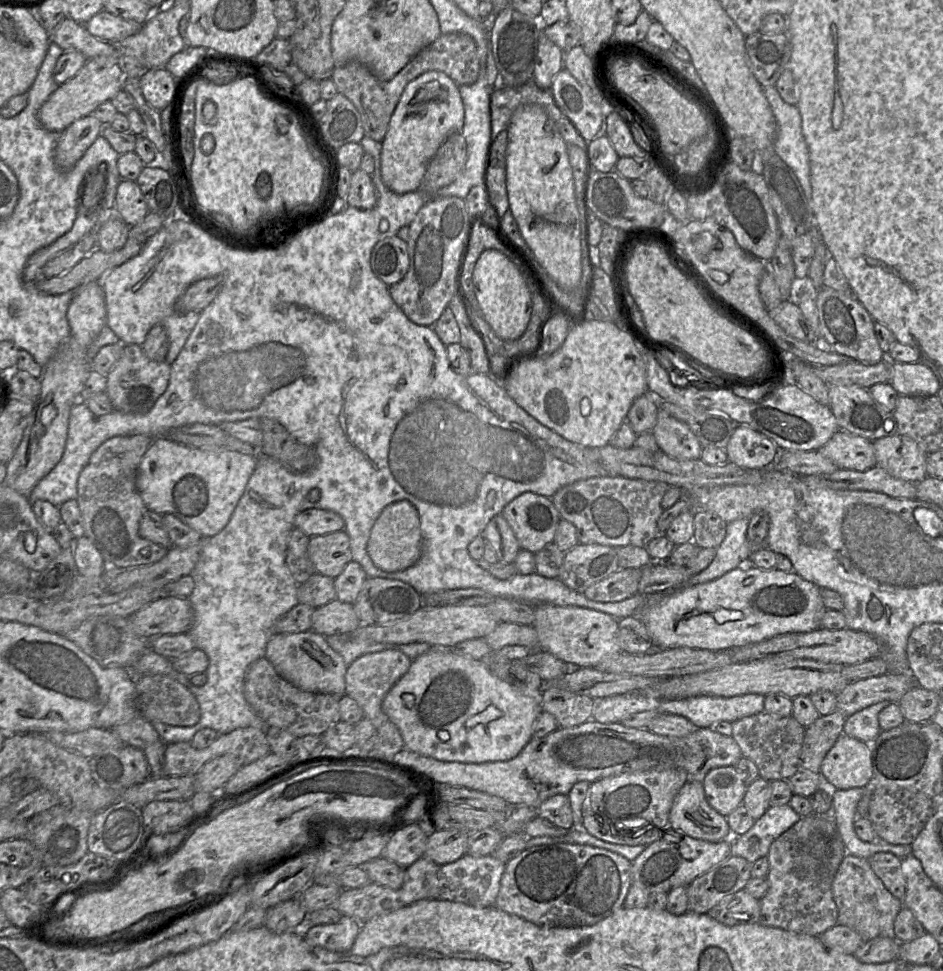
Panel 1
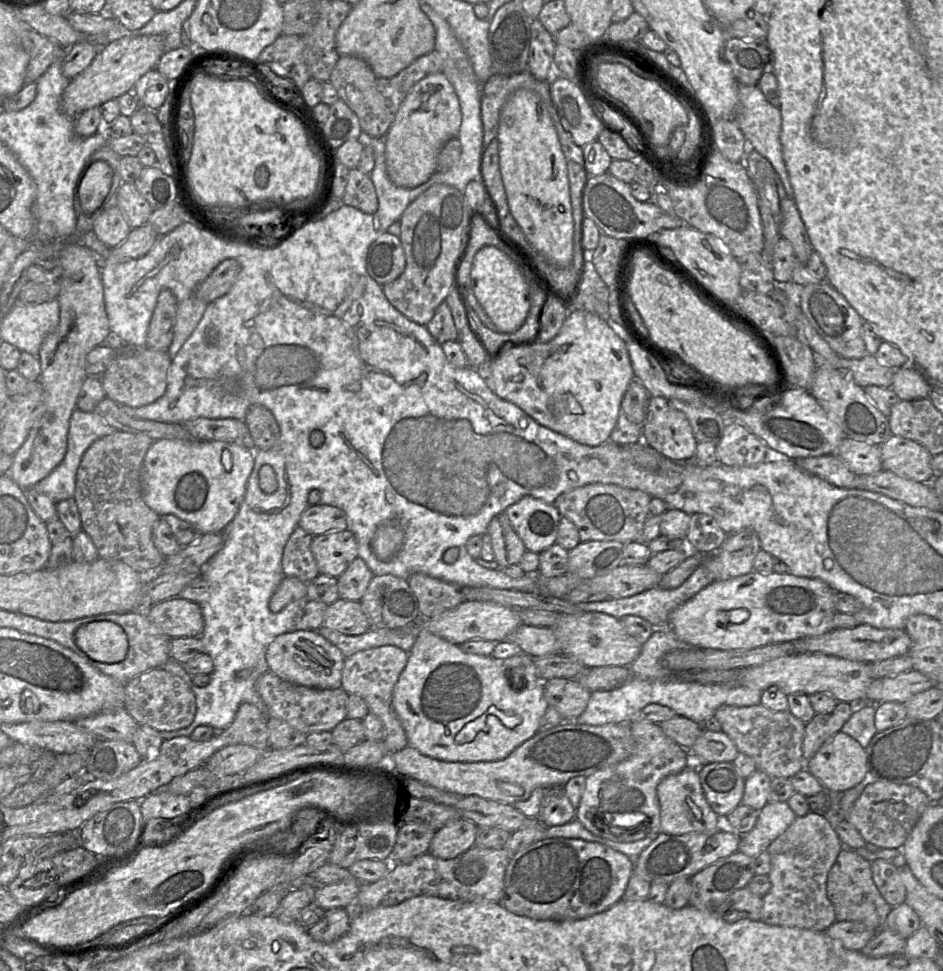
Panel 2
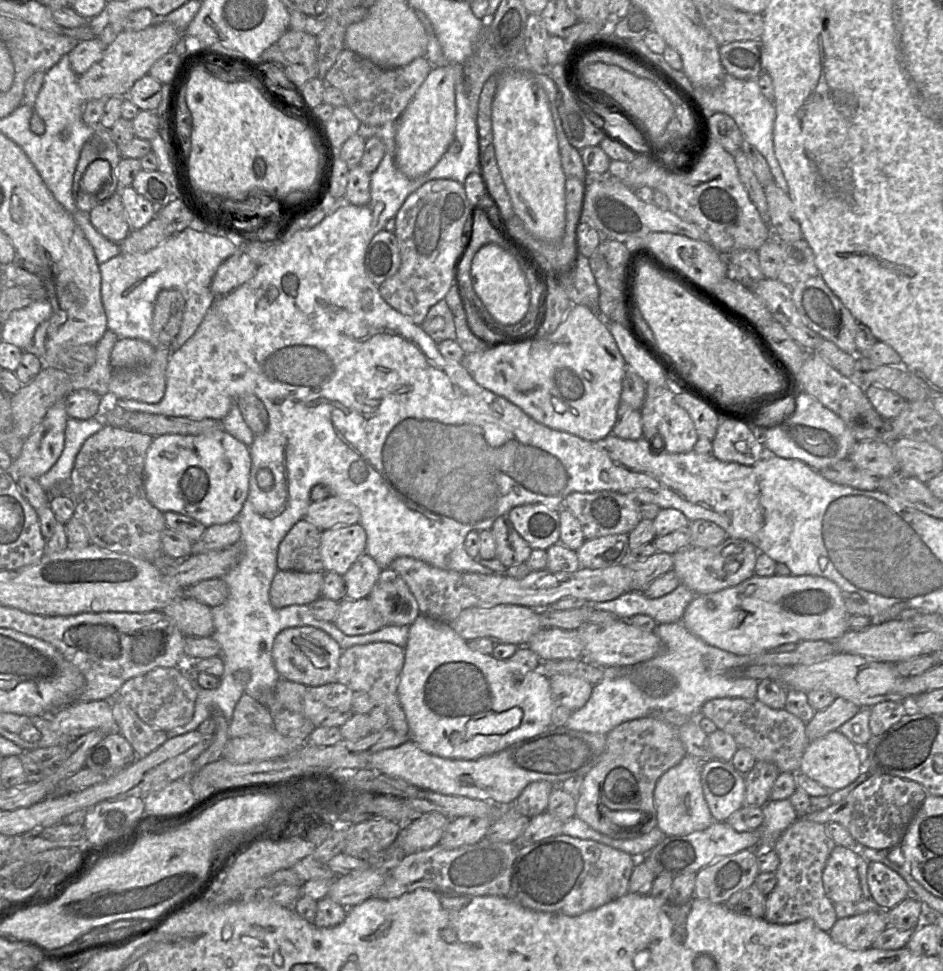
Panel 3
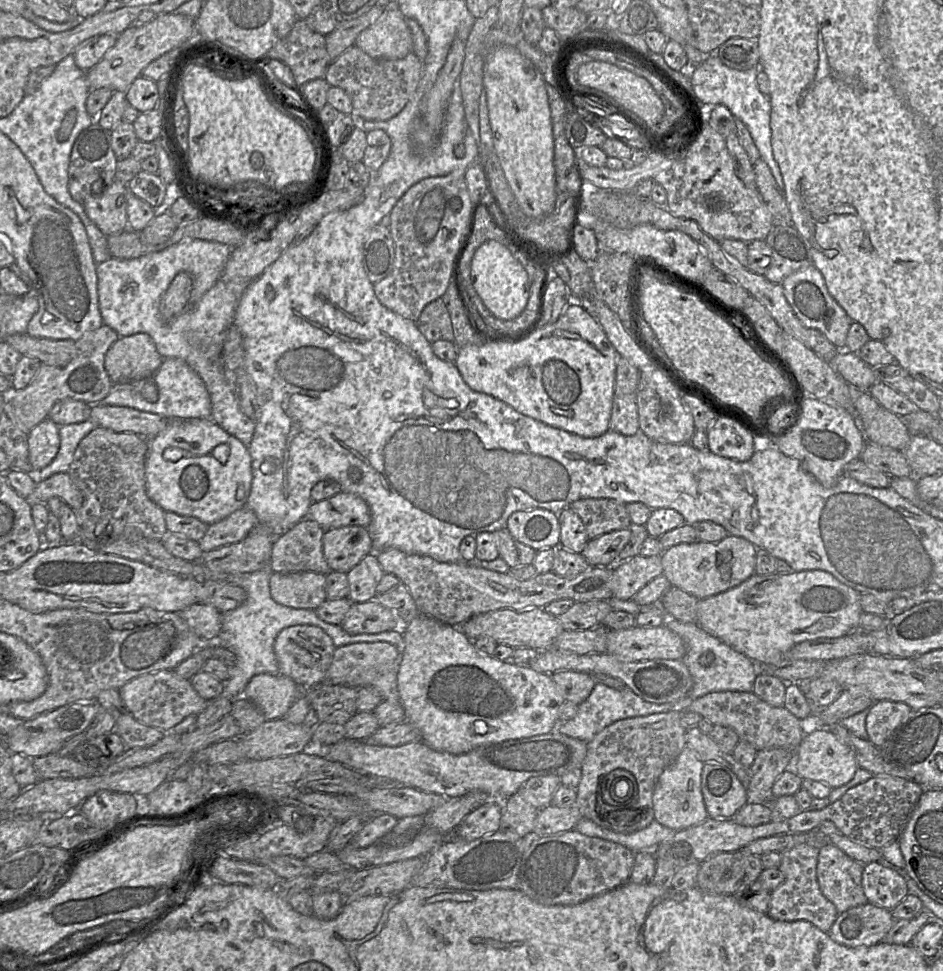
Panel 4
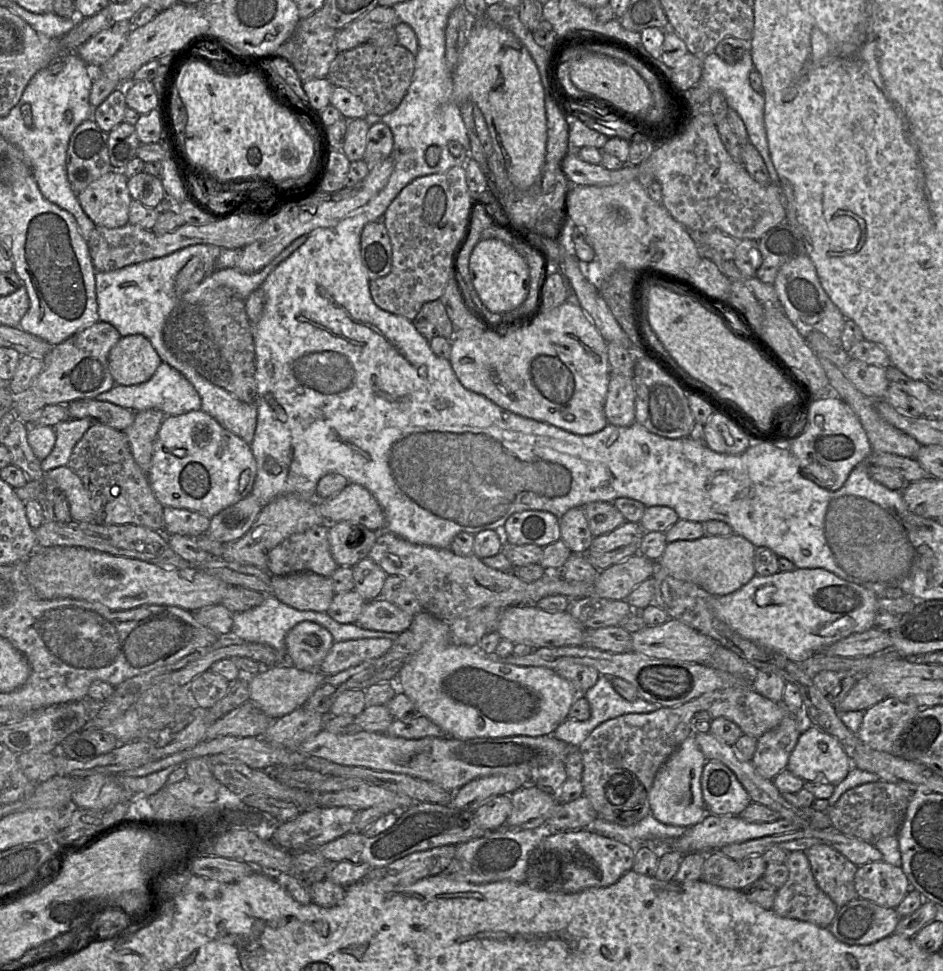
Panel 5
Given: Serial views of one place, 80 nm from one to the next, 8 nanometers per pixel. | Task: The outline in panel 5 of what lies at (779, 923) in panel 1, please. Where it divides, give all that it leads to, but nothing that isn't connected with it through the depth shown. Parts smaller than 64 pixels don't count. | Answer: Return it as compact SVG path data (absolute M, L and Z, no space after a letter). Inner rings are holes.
M789 852L785 865L789 870L789 876L785 884L777 890L772 910L781 917L811 922L820 927L830 926L838 906L819 888L805 852Z

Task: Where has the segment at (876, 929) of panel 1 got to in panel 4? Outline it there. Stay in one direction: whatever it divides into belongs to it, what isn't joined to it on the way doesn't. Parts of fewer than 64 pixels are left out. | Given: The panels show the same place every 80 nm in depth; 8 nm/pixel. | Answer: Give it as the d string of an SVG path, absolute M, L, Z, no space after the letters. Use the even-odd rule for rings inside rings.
M832 844L820 848L817 863L817 880L821 892L835 905L839 914L850 908L869 903L862 886L863 868L863 864L855 861Z

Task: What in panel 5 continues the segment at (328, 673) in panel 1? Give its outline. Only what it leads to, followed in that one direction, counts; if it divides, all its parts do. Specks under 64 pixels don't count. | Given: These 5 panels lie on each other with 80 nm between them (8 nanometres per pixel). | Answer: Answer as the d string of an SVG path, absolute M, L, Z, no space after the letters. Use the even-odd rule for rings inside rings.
M310 621L295 625L285 636L285 662L300 670L319 670L334 643L323 626Z

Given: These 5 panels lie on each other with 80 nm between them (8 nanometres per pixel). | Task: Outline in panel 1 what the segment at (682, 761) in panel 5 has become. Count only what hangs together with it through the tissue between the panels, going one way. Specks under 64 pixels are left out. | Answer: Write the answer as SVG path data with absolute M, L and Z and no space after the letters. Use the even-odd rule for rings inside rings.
M688 780L676 795L669 813L669 827L709 842L720 842L732 836L726 817L708 804L702 782L694 780Z

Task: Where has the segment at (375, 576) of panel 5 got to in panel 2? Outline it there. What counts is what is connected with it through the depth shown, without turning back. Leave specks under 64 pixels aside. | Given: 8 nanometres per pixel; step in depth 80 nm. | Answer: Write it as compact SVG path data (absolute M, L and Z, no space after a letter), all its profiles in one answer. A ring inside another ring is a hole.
M357 557L341 574L338 580L338 593L341 599L360 601L364 596L374 574L366 563Z

